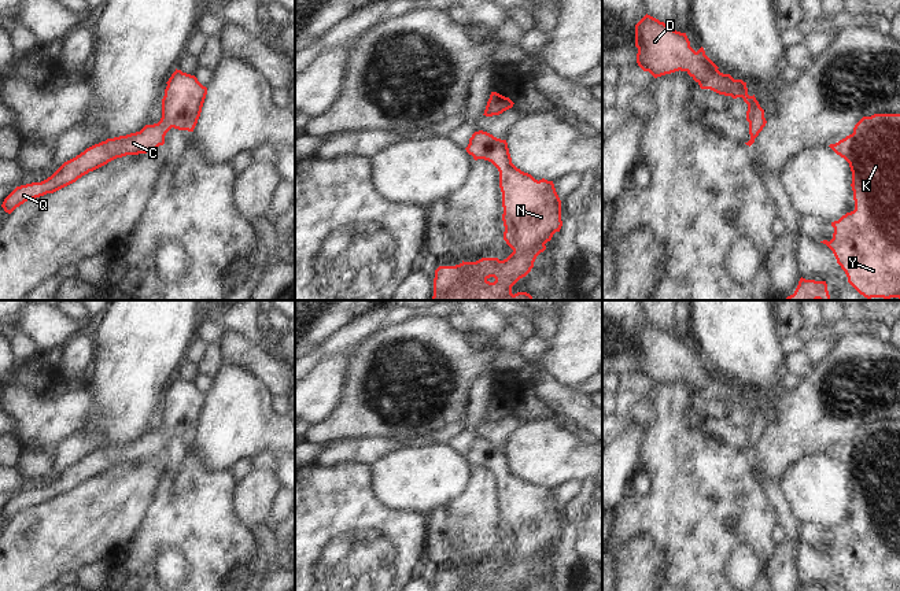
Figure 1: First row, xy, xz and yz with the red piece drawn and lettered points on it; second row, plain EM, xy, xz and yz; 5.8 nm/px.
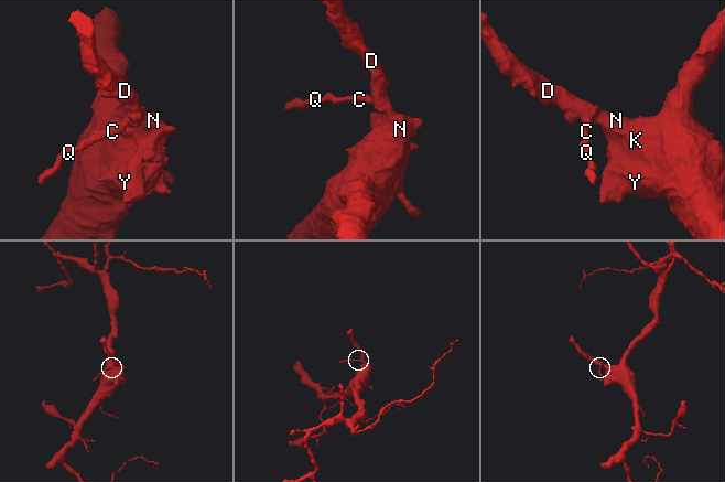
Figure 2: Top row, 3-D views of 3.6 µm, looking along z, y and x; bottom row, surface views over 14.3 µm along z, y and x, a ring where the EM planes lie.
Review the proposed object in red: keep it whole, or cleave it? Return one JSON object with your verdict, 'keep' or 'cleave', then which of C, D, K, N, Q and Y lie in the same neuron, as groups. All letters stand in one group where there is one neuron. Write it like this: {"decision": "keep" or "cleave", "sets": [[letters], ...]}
{"decision": "keep", "sets": [["C", "D", "K", "N", "Q", "Y"]]}

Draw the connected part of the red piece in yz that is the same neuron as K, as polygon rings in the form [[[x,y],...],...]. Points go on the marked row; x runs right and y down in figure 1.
[[[874,114],[863,117],[853,133],[829,145],[844,158],[852,171],[855,210],[831,222],[833,239],[823,240],[845,272],[848,282],[868,300],[871,298],[900,299],[900,114]]]

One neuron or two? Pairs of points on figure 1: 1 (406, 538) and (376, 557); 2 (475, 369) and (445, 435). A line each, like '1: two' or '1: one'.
1: one
2: two

